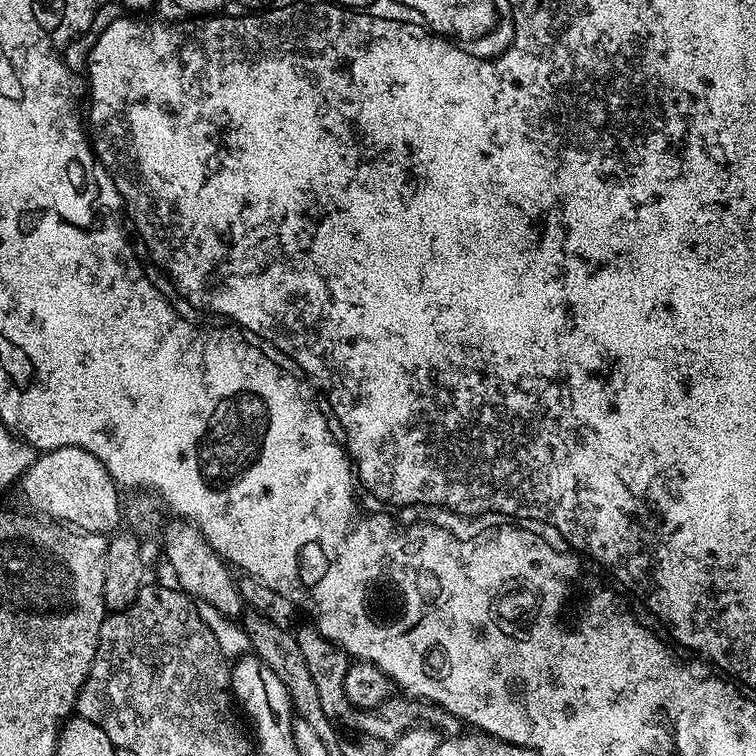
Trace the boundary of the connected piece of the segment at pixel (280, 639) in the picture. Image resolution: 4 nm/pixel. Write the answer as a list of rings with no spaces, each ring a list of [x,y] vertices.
[[[249,611],[243,617],[242,627],[252,643],[251,651],[260,657],[260,661],[269,670],[278,674],[278,682],[282,682],[282,686],[286,686],[295,715],[303,724],[310,726],[310,730],[314,730],[314,734],[324,744],[331,745],[337,739],[337,729],[332,721],[326,718],[326,714],[322,714],[322,702],[318,702],[318,690],[314,687],[314,678],[310,678],[310,670],[306,670],[306,658],[302,658],[300,649],[296,647],[293,637],[285,629],[277,627],[265,616],[259,616],[254,611]]]

